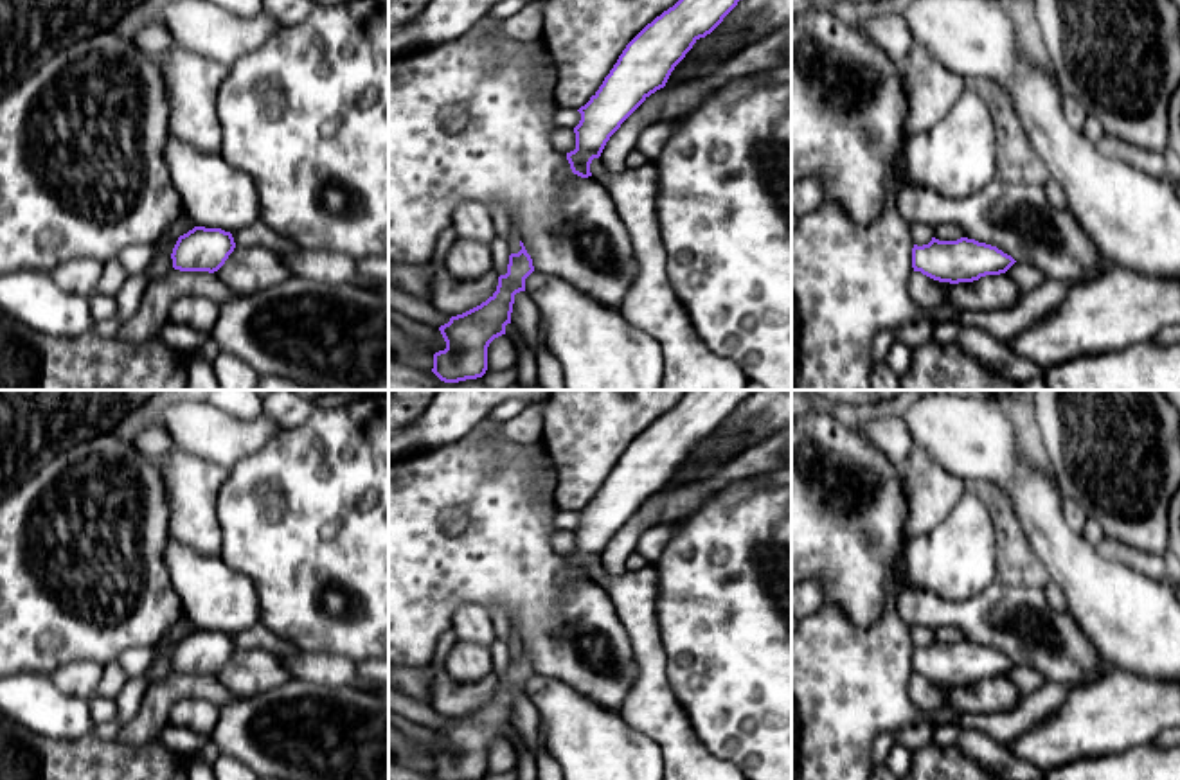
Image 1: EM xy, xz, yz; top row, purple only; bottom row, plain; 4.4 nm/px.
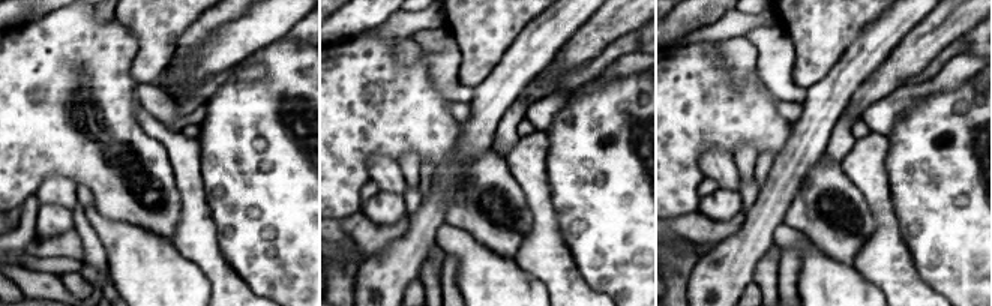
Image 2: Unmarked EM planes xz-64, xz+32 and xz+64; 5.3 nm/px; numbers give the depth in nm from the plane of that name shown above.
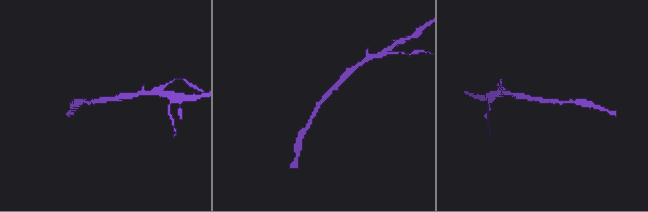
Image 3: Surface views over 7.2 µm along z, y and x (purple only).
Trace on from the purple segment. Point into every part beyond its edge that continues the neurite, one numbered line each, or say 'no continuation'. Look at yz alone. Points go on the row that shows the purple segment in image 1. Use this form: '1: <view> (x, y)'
no continuation

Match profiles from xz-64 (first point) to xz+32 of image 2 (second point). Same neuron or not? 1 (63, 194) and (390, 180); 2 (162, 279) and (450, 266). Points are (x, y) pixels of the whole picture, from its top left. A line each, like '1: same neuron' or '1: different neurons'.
1: same neuron
2: different neurons

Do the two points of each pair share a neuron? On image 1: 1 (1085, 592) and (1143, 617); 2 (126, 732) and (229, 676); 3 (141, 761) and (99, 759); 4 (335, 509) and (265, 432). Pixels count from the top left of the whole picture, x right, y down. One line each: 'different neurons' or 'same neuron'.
1: same neuron
2: different neurons
3: same neuron
4: different neurons

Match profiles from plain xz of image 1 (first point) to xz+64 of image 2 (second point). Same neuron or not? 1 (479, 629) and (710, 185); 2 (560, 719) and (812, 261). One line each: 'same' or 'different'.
1: different
2: same

